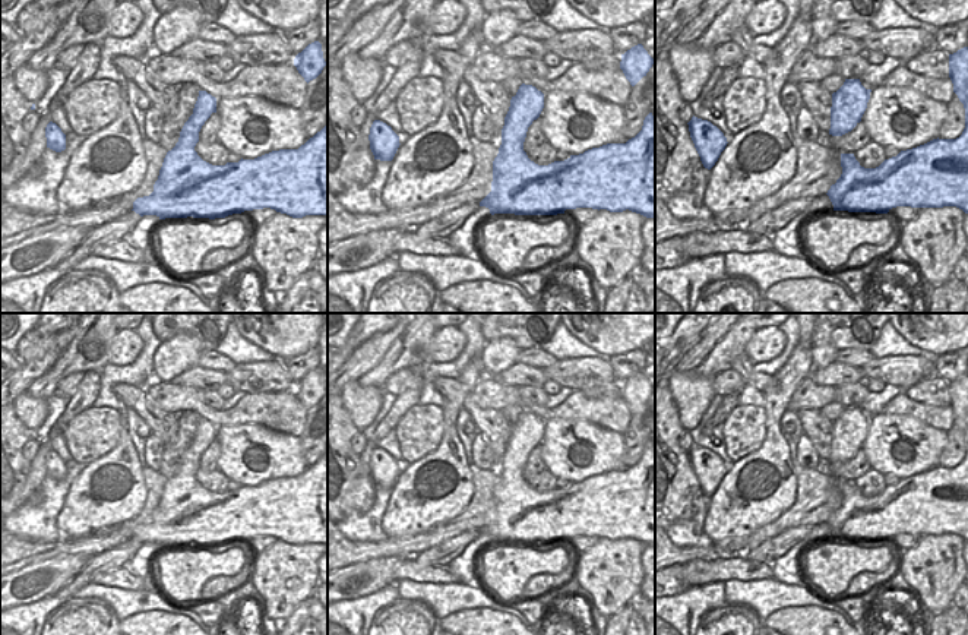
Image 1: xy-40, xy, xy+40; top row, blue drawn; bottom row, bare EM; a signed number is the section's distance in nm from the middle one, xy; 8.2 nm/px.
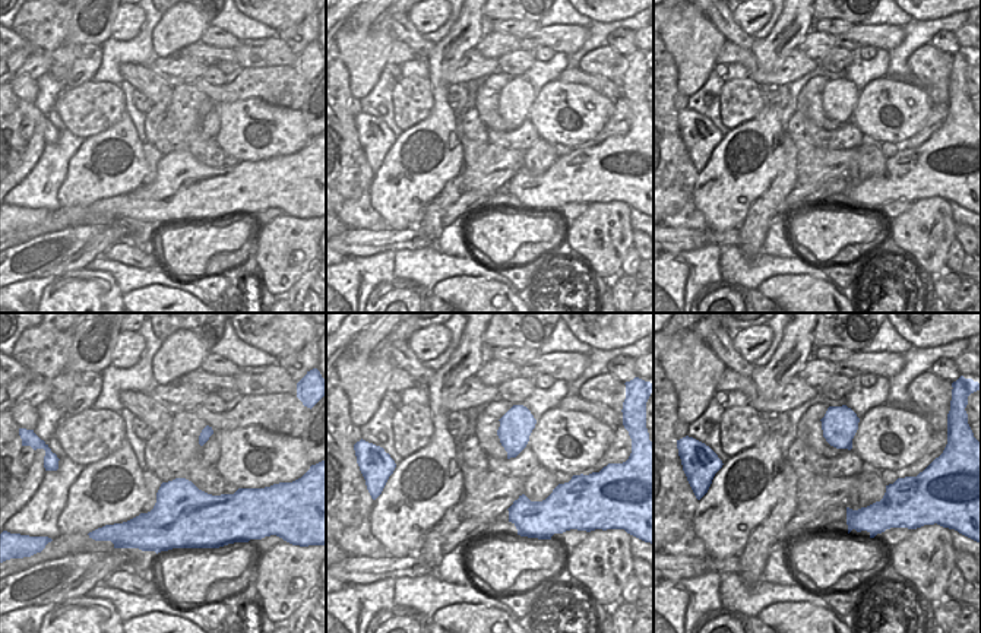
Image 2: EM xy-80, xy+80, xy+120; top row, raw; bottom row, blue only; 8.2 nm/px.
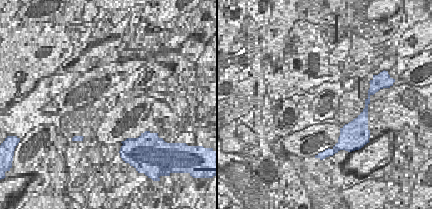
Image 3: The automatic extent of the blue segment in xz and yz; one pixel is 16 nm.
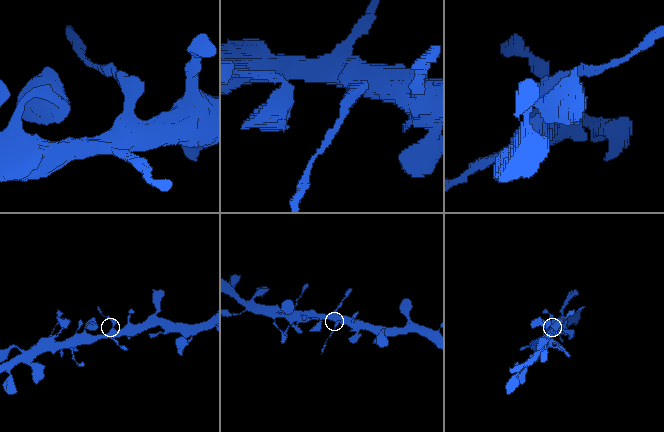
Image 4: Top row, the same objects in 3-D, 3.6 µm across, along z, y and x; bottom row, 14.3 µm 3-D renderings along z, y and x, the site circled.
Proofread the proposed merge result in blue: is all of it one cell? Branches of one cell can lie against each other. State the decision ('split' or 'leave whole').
split

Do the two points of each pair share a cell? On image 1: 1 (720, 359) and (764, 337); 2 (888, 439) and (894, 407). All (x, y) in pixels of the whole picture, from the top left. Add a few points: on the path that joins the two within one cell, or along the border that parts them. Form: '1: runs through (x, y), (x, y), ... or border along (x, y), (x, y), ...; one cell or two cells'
1: runs through (730, 348), (737, 341), (753, 341); one cell
2: border along (882, 411), (905, 413), (917, 417), (924, 425); two cells

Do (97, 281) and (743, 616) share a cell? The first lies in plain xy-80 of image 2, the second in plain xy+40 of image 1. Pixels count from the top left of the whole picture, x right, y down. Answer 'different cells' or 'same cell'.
same cell

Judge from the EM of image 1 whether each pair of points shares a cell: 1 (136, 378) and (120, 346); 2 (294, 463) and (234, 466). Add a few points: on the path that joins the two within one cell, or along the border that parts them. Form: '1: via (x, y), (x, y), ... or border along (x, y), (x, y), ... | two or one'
1: border along (136, 331), (141, 353), (100, 372) | two
2: via (280, 463), (263, 473), (249, 471) | one

